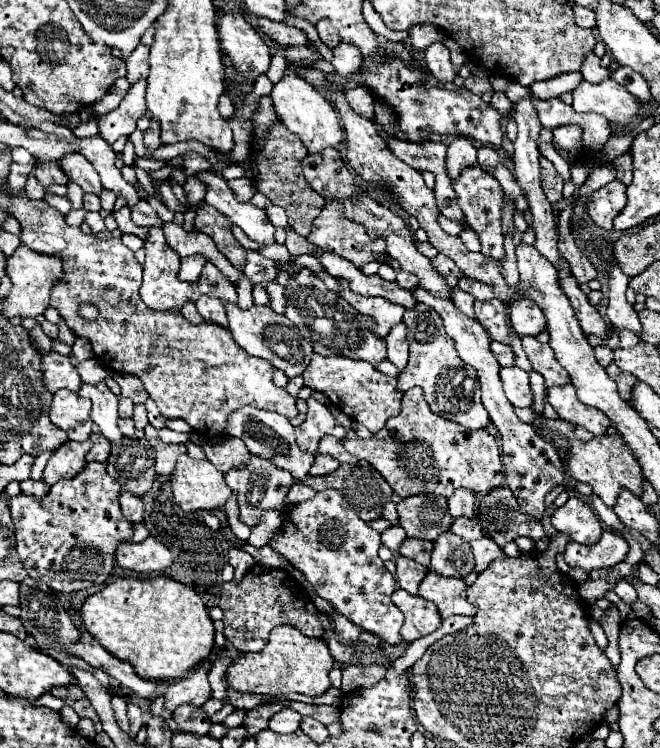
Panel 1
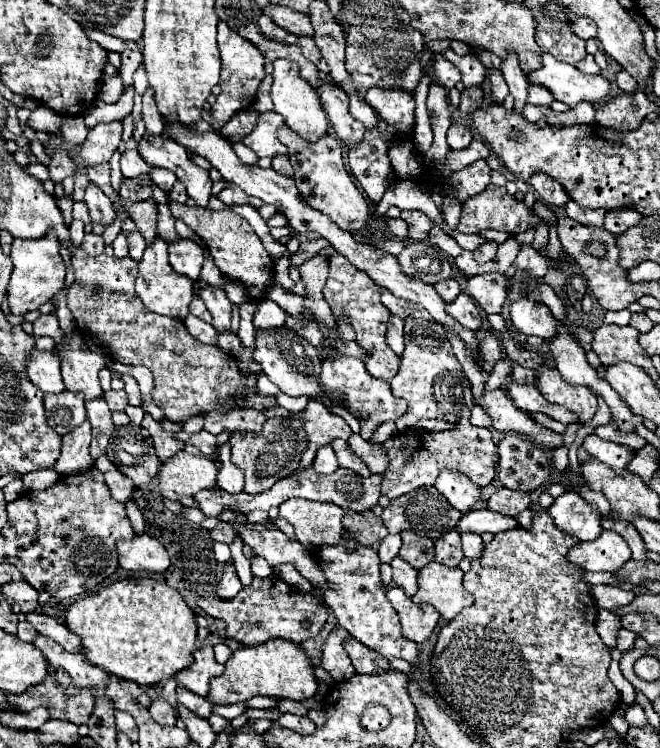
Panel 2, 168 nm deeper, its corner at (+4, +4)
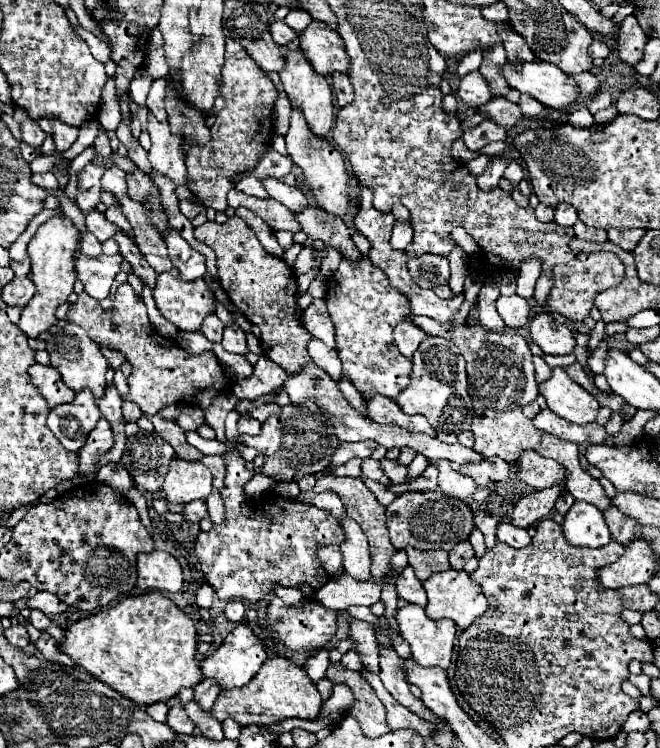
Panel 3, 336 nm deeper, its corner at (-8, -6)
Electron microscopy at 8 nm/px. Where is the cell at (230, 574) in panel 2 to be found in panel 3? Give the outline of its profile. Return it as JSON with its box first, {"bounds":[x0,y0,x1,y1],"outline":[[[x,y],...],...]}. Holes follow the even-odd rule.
{"bounds":[224,598,246,622],"outline":[[[240,598],[230,600],[230,602],[226,604],[226,608],[224,608],[226,618],[232,620],[232,622],[240,622],[240,620],[244,618],[244,612],[246,612],[246,608],[244,608],[244,602],[242,602]]]}

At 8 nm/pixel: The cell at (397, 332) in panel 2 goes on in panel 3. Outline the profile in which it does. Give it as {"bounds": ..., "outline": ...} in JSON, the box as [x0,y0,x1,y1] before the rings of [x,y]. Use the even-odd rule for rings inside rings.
{"bounds":[394,320,426,358],"outline":[[[404,320],[394,328],[394,340],[398,350],[406,356],[412,358],[412,354],[416,352],[416,348],[420,346],[420,342],[426,338],[426,332],[422,332],[418,326],[412,326],[412,322]]]}

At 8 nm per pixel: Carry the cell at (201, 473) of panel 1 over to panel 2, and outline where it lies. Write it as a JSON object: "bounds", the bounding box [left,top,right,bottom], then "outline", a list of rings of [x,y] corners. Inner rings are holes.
{"bounds":[158,450,218,500],"outline":[[[184,450],[174,454],[160,466],[158,488],[162,496],[170,500],[180,500],[184,496],[194,496],[200,490],[216,486],[218,466],[206,456],[192,456]]]}

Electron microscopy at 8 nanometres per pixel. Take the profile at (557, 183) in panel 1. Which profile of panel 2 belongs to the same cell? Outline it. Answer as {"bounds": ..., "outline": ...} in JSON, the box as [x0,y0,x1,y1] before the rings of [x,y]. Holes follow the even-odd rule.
{"bounds":[528,172,570,206],"outline":[[[538,172],[536,176],[532,176],[532,178],[528,180],[528,184],[530,184],[530,188],[538,194],[538,198],[540,198],[542,202],[550,204],[550,206],[564,206],[564,204],[570,200],[568,194],[566,194],[566,190],[564,190],[554,178],[550,178],[548,174]]]}

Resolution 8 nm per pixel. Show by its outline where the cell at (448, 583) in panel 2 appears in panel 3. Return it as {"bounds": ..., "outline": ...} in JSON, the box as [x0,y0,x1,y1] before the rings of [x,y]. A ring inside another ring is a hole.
{"bounds":[424,570,488,630],"outline":[[[446,570],[446,572],[438,572],[432,574],[426,582],[424,582],[424,590],[428,594],[428,606],[426,606],[426,614],[432,620],[440,620],[440,618],[450,618],[456,622],[456,626],[460,630],[466,630],[476,618],[480,618],[486,608],[488,602],[480,590],[480,586],[462,570]]]}

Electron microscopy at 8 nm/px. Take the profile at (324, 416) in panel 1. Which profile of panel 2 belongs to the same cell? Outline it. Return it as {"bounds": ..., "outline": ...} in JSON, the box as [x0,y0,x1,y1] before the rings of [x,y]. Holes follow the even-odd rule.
{"bounds":[296,400,352,472],"outline":[[[312,400],[304,410],[304,430],[308,434],[308,448],[302,454],[302,460],[300,460],[300,466],[296,472],[310,468],[312,460],[316,458],[316,452],[322,446],[330,444],[336,438],[348,440],[352,434],[346,420],[342,420],[340,416],[334,416],[332,412],[328,412],[324,408],[324,404],[320,404],[316,400]]]}

